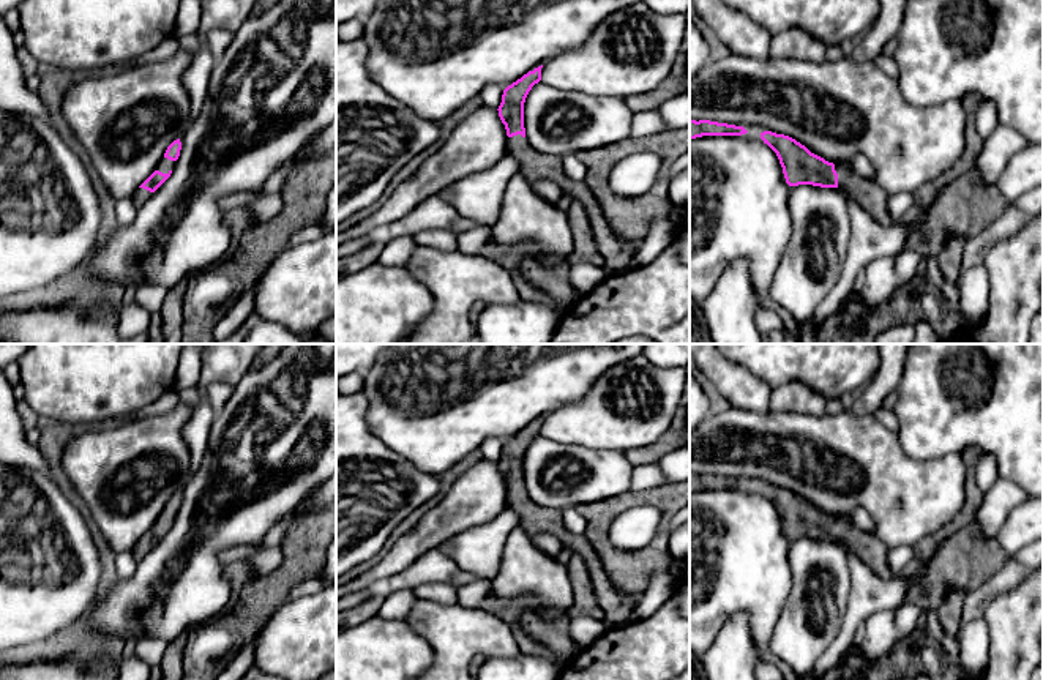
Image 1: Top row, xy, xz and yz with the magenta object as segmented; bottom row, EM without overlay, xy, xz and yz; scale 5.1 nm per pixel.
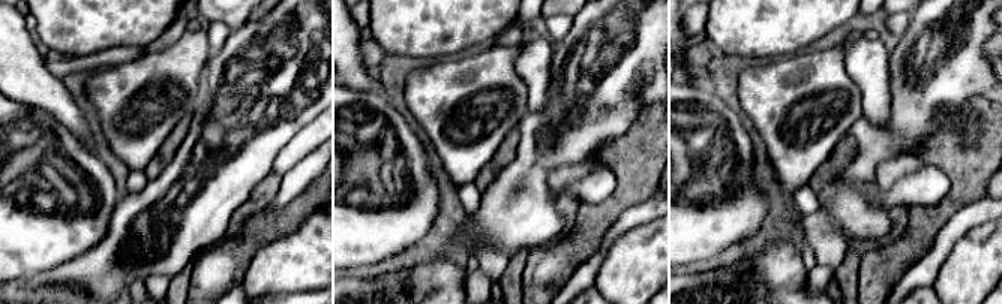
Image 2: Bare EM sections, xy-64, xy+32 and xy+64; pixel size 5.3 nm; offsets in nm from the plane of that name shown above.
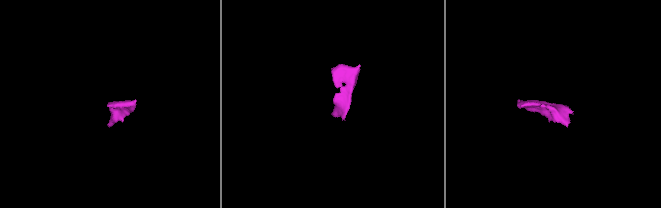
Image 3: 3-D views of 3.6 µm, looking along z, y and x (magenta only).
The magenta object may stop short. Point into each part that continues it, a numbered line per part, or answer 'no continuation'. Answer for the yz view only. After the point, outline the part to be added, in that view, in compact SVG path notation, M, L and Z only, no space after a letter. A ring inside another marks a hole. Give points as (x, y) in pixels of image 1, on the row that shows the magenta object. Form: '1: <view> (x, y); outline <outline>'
1: yz (867, 193); outline M835 164L838 188L860 207L863 207L877 222L890 226L892 218L885 207L887 192L877 180L860 177L852 164Z

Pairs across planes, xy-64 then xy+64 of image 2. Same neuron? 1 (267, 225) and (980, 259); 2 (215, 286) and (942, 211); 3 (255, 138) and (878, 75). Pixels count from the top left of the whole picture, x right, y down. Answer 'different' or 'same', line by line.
1: different
2: same
3: different

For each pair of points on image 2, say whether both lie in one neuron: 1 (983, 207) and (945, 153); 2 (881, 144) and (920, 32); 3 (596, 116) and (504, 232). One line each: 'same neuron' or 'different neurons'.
1: different neurons
2: same neuron
3: same neuron

